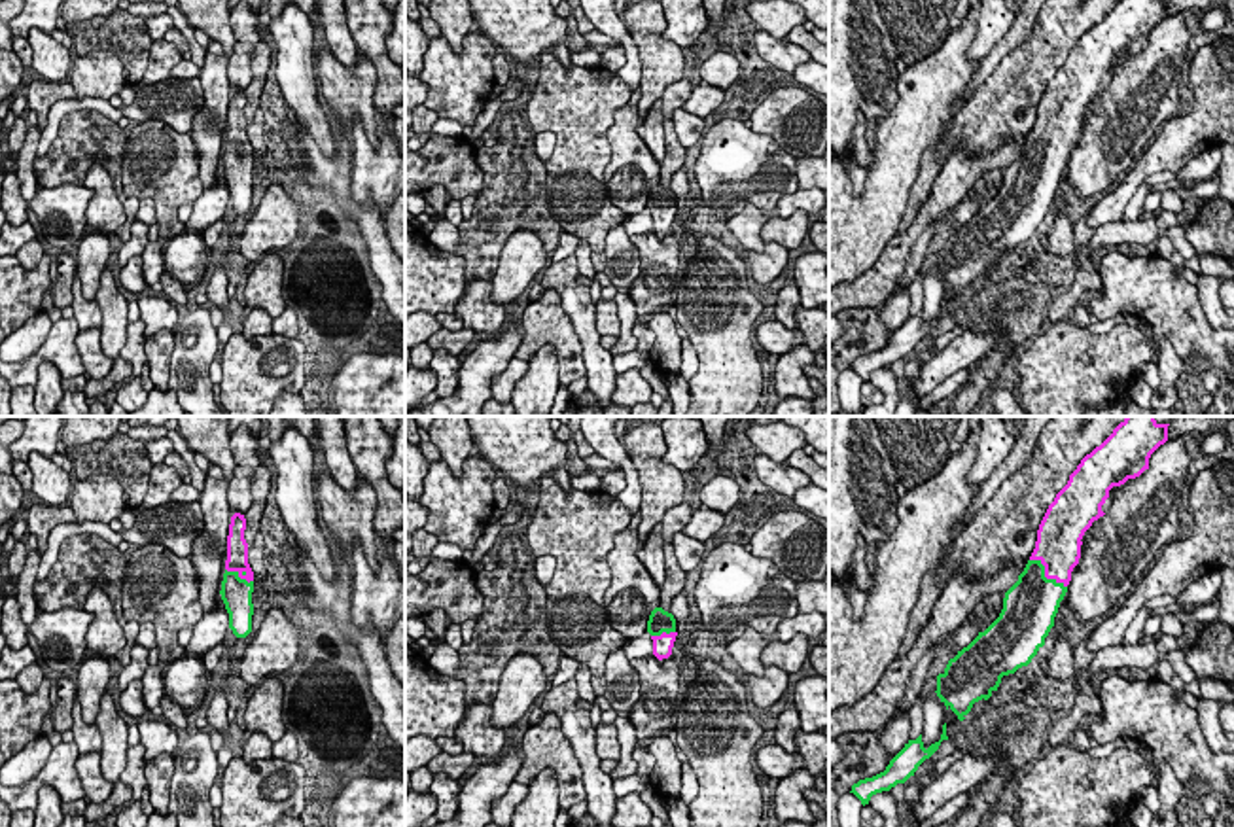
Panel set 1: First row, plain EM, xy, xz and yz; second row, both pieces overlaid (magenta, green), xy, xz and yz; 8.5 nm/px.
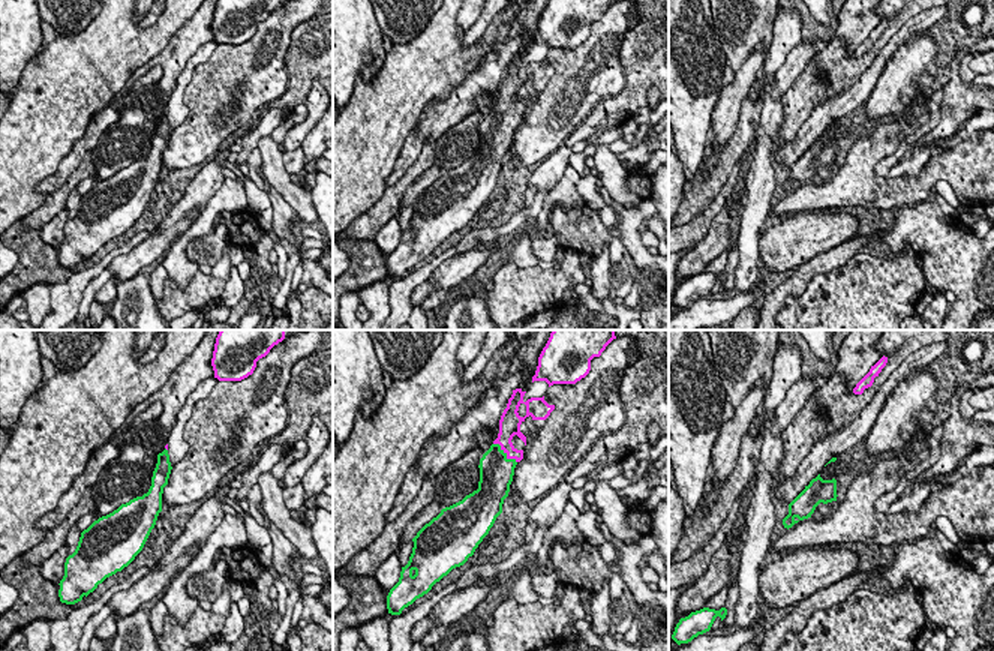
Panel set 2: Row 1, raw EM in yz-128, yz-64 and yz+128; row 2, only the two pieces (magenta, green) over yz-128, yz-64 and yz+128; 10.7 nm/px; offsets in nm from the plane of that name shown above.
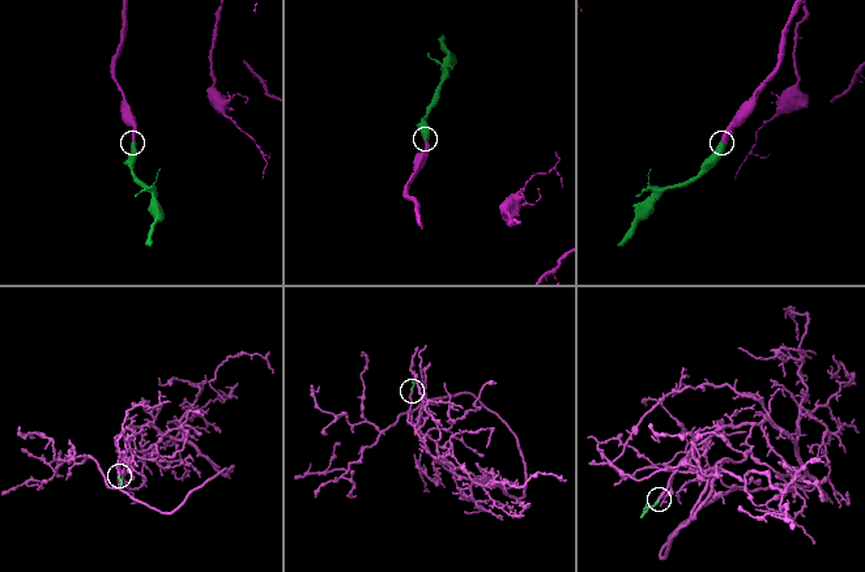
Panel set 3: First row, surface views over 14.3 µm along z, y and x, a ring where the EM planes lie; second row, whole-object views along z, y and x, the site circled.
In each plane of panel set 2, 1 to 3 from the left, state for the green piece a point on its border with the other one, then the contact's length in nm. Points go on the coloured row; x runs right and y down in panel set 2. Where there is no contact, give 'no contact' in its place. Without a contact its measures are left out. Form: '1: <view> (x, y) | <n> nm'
1: no contact
2: yz-64 (504, 452) | 340 nm
3: no contact

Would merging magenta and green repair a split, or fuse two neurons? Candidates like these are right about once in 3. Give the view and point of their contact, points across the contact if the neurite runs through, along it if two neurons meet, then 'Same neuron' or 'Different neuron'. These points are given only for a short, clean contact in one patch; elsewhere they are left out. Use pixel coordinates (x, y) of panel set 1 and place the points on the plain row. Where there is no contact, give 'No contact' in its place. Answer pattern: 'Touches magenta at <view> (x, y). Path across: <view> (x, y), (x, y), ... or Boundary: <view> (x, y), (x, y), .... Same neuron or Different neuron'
Touches magenta at yz (1045, 152). Path across: yz (1058, 127), (1045, 152), (1034, 176). Same neuron

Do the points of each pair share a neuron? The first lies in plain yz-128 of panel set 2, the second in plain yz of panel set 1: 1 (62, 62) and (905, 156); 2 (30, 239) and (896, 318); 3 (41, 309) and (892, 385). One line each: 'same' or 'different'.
1: same
2: different
3: same

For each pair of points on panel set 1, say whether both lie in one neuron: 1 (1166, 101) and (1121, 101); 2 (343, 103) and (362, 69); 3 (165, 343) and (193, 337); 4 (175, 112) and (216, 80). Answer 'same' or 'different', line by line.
1: same
2: same
3: different
4: different

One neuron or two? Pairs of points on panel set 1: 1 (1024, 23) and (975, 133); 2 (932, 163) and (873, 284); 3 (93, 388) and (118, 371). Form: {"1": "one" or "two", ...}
{"1": "two", "2": "two", "3": "one"}

